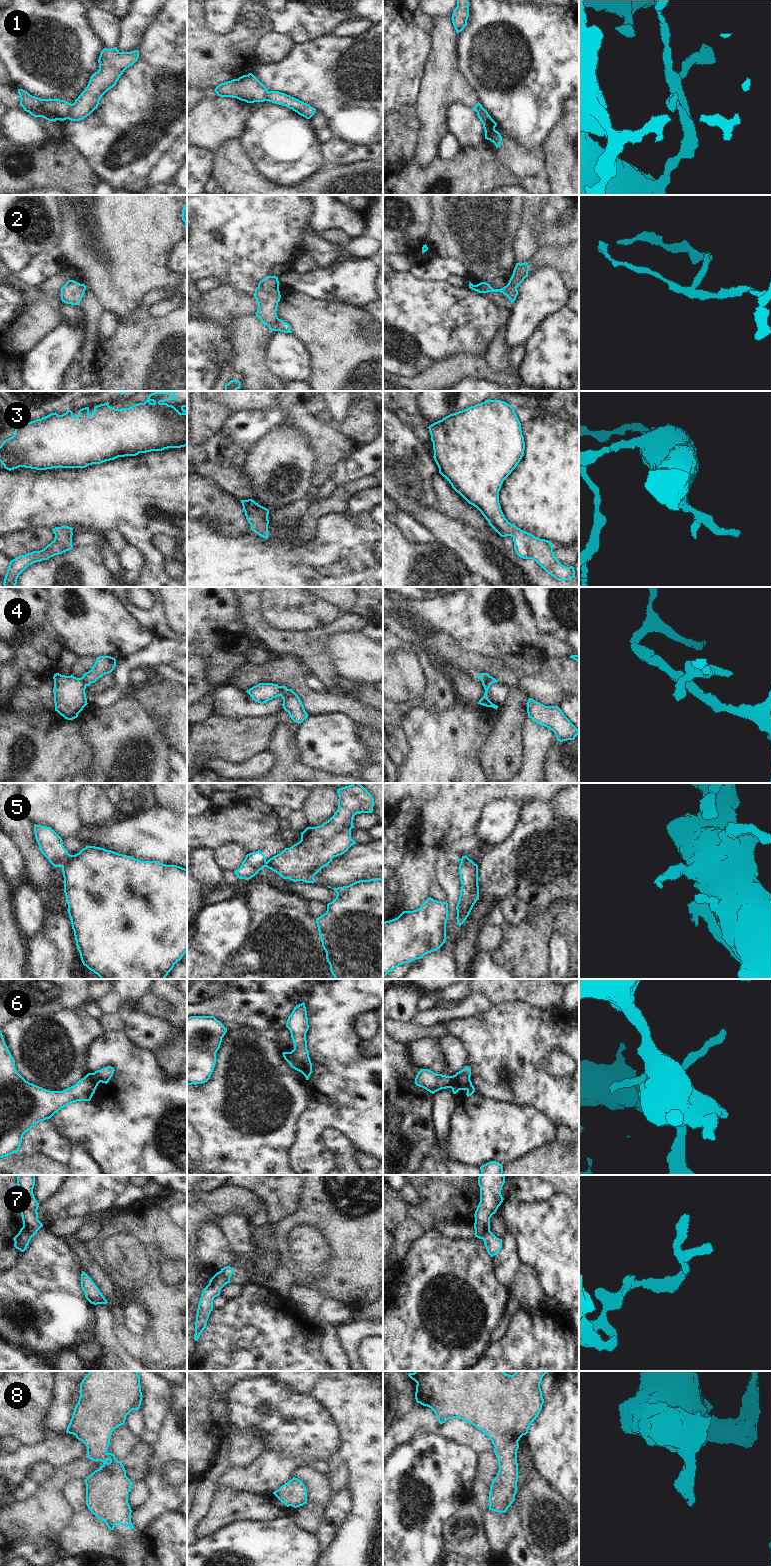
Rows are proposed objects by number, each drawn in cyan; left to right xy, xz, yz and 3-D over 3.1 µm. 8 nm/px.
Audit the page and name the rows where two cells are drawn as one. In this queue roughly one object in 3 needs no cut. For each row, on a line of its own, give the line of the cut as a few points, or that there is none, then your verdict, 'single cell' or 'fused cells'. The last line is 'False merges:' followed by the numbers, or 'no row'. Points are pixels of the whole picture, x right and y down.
1: xy (72, 104), (67, 118) | fused cells
2: xz (278, 318), (275, 330) | fused cells
3: no cut | single cell
4: xz (279, 686), (281, 690), (280, 695) | fused cells
5: xy (70, 855), (61, 866) | fused cells
6: yz (469, 1076), (458, 1074), (450, 1087) | fused cells
7: xz (220, 1271), (229, 1282) | fused cells
8: no cut | single cell
False merges: 1, 2, 4, 5, 6, 7

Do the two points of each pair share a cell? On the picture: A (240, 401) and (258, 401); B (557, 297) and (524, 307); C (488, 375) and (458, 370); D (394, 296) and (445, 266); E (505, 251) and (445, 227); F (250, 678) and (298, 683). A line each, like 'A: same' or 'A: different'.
A: same
B: same
C: same
D: different
E: same
F: same

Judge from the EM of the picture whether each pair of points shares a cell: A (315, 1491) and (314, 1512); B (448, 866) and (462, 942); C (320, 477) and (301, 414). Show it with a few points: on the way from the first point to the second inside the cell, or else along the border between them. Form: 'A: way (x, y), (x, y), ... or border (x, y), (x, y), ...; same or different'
A: border (307, 1502), (325, 1506); different
B: border (459, 927), (453, 950); different
C: way (322, 461), (322, 438), (314, 430); same

